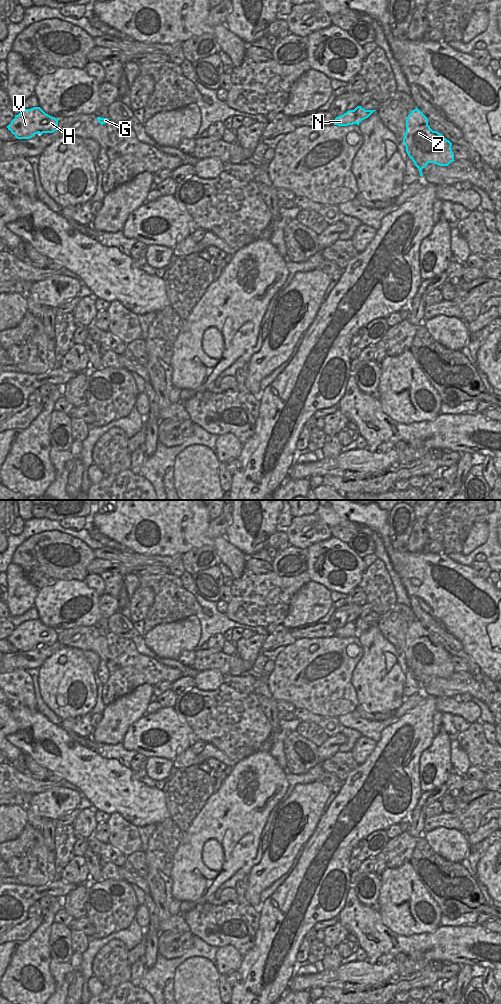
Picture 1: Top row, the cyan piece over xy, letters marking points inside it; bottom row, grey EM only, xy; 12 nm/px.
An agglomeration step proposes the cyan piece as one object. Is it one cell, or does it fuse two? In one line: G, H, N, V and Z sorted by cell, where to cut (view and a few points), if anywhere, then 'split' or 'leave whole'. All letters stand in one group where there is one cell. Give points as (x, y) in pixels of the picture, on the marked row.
G H N V / Z; cut in xy along (353, 110), (359, 122); split

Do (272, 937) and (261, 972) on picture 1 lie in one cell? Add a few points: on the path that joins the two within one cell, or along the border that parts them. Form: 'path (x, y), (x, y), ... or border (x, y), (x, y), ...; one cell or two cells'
path (270, 946), (264, 963); one cell

